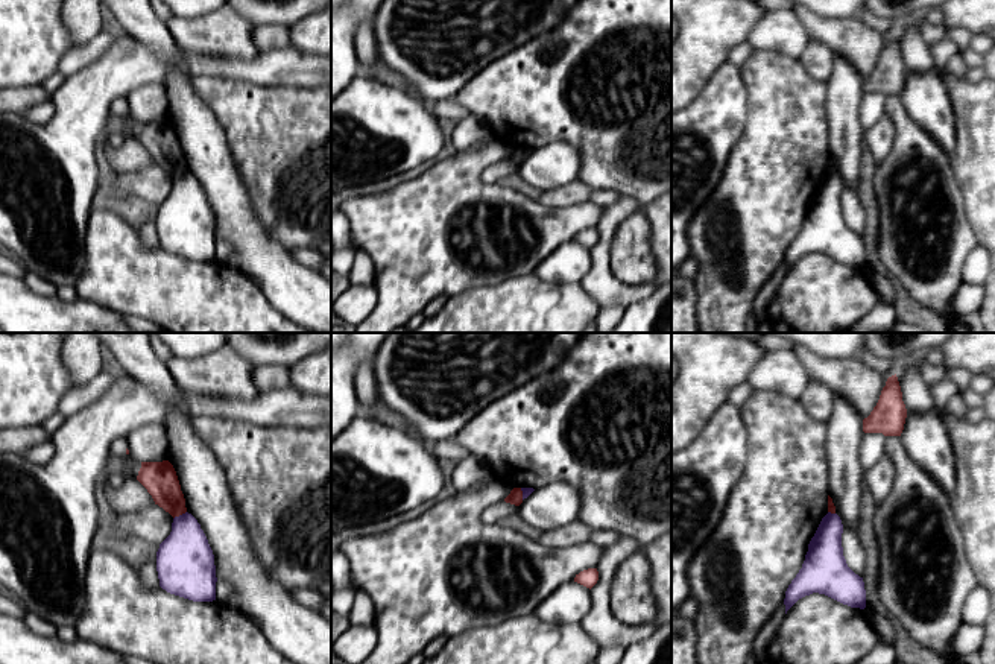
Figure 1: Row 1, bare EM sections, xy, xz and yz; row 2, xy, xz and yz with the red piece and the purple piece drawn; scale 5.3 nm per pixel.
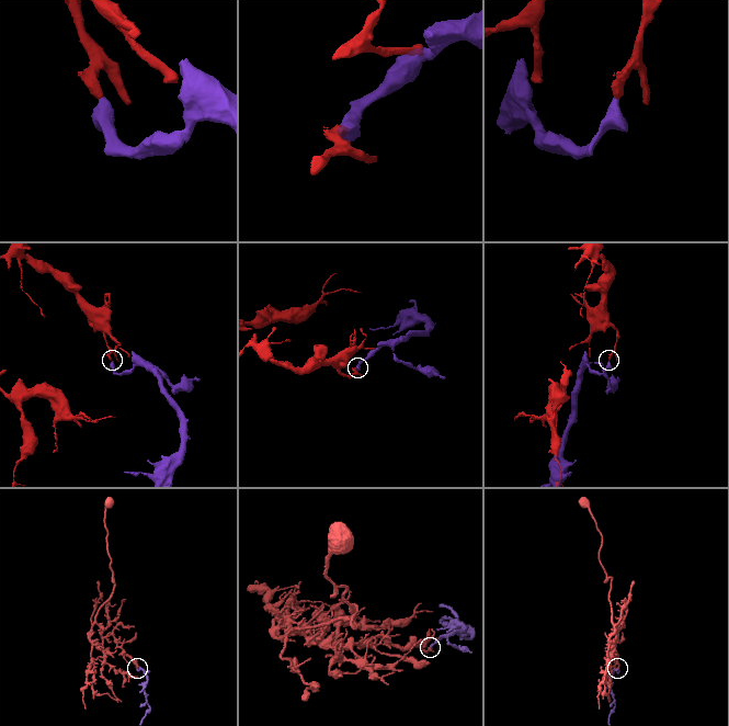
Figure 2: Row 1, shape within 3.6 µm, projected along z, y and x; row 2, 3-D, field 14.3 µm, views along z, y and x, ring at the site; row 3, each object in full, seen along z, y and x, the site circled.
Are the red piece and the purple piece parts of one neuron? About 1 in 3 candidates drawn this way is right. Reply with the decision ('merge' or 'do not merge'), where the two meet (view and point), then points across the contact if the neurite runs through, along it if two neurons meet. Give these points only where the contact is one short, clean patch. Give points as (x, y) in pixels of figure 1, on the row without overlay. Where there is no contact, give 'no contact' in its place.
do not merge | xy (180, 173) | along xy (186, 170), (173, 178)

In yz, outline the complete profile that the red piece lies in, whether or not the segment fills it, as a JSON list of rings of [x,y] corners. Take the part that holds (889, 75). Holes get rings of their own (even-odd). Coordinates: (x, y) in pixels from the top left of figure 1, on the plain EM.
[[[896,33],[889,36],[870,74],[863,79],[864,93],[901,96],[907,77],[902,52]]]

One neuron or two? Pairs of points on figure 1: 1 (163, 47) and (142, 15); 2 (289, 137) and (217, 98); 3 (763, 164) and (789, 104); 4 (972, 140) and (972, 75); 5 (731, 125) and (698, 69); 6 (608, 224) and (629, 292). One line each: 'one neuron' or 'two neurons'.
1: one neuron
2: one neuron
3: one neuron
4: two neurons
5: two neurons
6: one neuron

